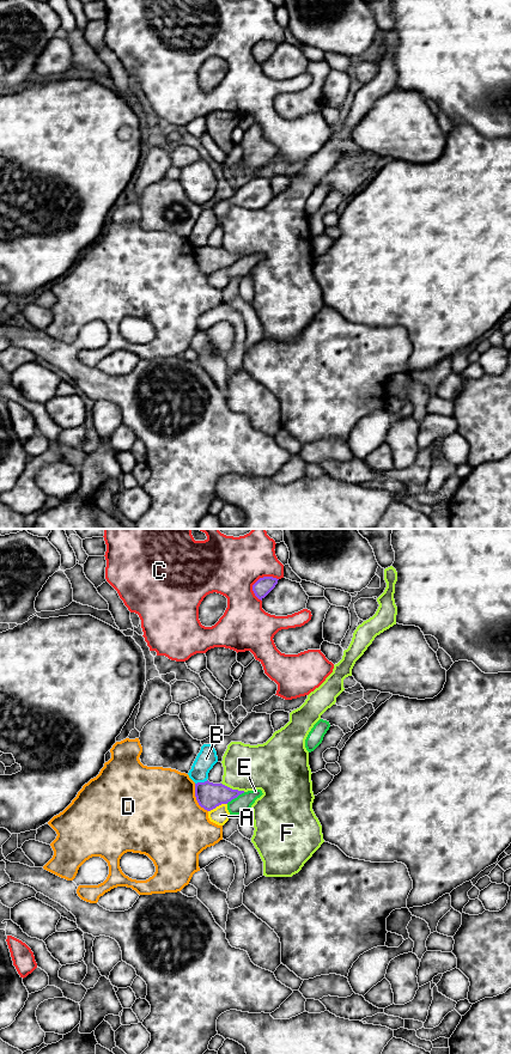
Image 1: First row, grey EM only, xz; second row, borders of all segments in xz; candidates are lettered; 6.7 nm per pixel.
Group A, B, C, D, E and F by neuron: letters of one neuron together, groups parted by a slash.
A / B / C / D / E / F

